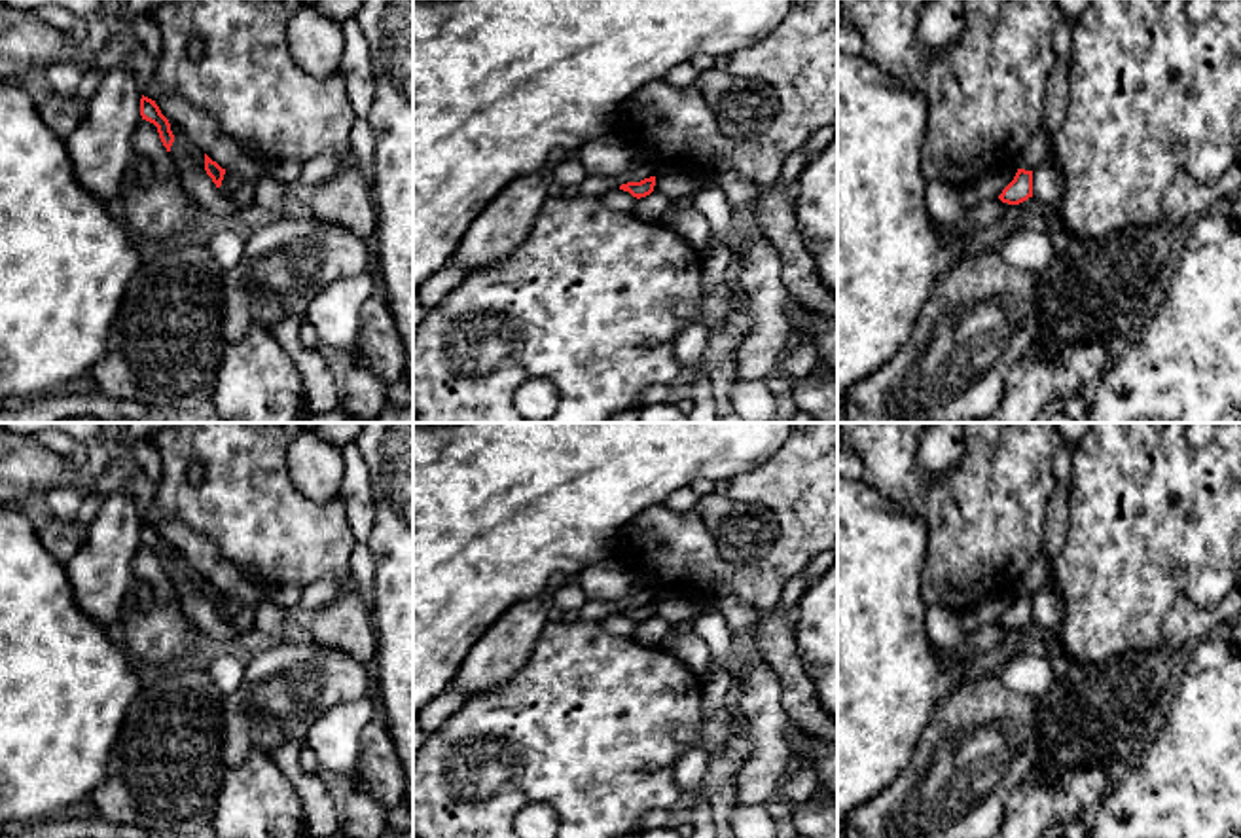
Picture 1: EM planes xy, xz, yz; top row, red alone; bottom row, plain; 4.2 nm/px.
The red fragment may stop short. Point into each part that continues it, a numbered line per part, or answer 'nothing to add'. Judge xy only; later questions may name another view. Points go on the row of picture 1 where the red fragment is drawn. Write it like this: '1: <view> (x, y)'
nothing to add

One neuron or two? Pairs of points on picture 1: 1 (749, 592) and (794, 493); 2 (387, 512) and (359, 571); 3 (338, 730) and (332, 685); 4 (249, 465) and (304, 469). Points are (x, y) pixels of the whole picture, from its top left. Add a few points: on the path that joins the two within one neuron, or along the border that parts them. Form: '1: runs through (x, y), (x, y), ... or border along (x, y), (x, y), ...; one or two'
1: runs through (772, 567), (796, 543), (796, 518); one
2: border along (366, 545), (372, 556), (372, 592); two
3: border along (366, 694), (324, 710), (304, 740); two
4: border along (285, 442), (290, 482), (317, 501); two

